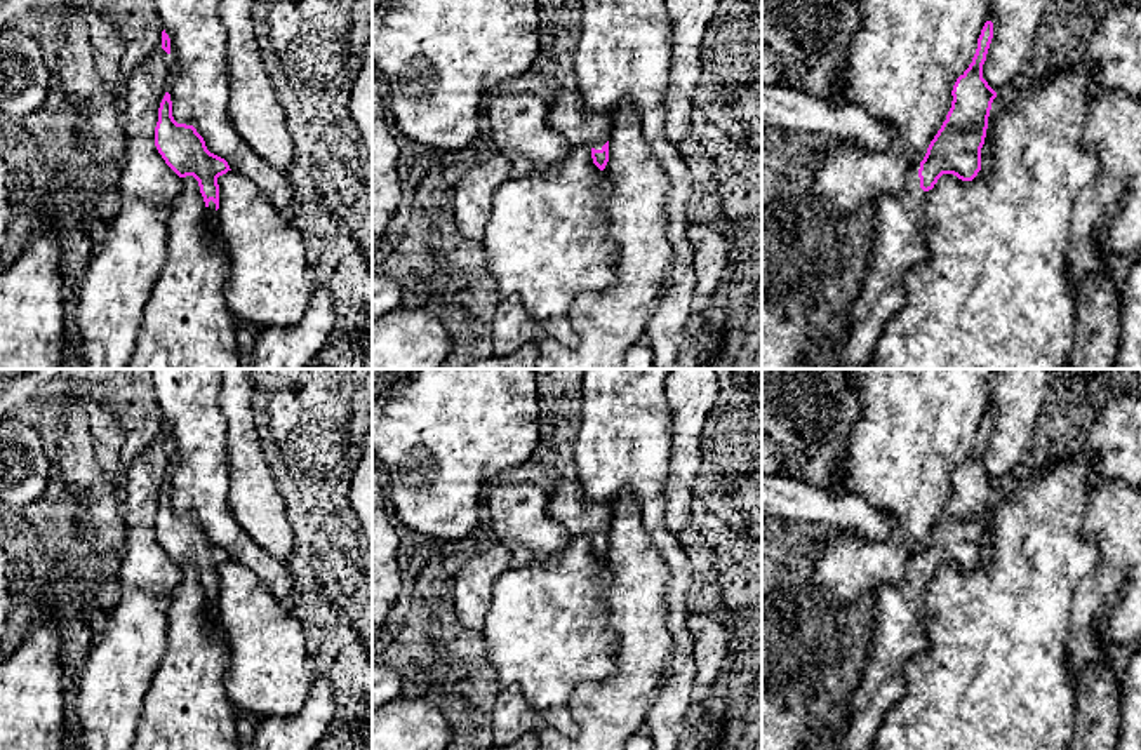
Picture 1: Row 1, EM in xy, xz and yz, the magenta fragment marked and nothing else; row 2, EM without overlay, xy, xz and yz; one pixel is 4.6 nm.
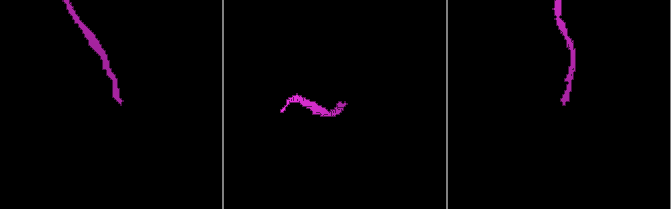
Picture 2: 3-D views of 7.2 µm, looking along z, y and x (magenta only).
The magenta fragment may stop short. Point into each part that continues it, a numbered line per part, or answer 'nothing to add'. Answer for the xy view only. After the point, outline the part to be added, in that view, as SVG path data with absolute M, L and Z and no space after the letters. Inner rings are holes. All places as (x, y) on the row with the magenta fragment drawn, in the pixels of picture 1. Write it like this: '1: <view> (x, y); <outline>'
1: xy (211, 216); M212 200L209 202L204 221L209 224L209 240L217 242L221 237L219 237L219 230L217 230L217 211L216 211L216 204Z

